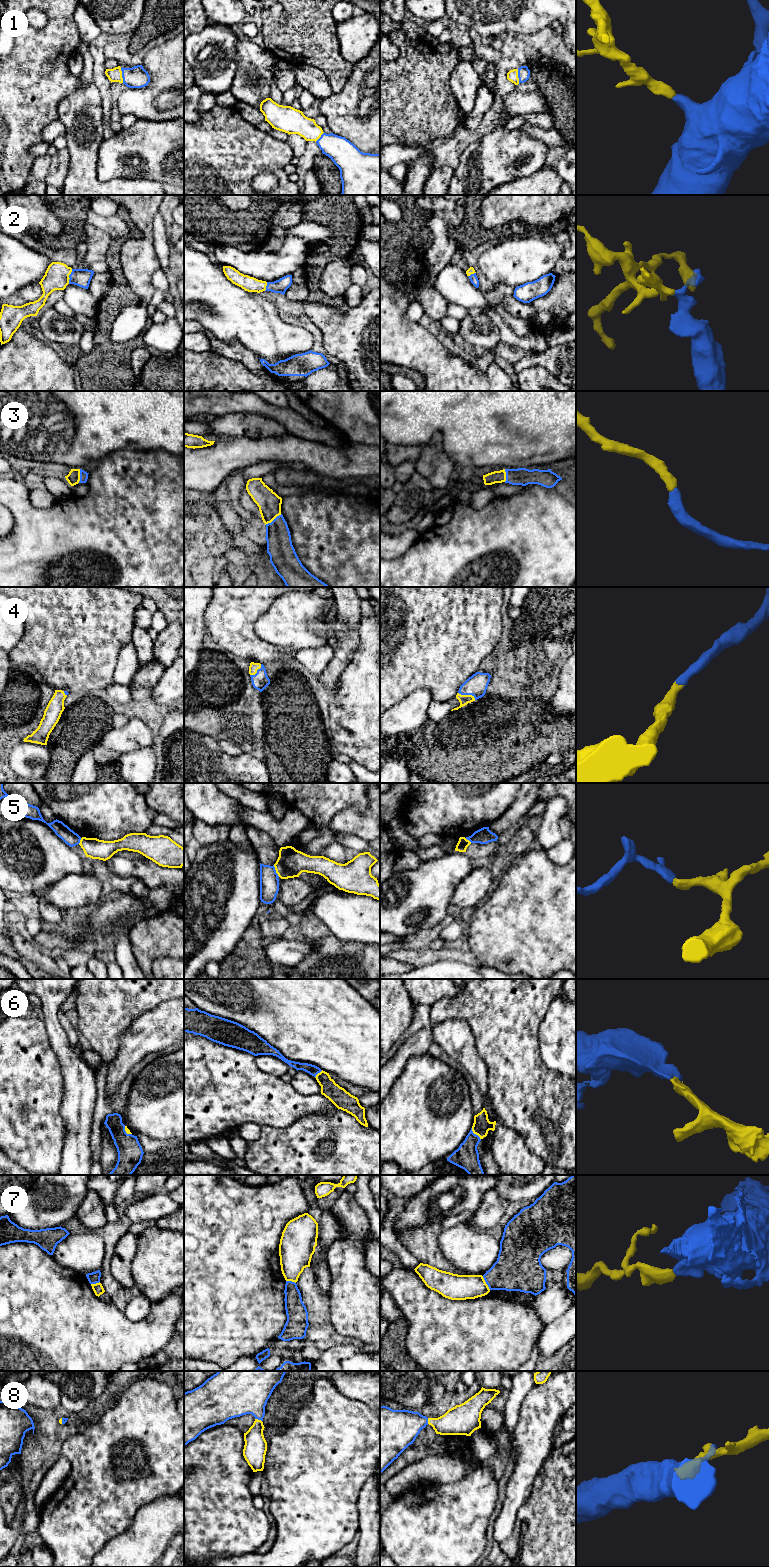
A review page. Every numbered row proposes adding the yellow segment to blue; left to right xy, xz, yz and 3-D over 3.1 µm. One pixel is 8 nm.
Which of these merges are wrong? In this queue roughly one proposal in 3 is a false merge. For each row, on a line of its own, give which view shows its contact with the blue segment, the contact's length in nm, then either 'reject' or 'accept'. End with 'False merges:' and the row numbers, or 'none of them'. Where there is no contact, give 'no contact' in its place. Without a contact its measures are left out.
1: xy | 120 nm | accept
2: xy | 120 nm | accept
3: xz | 160 nm | accept
4: yz | 160 nm | accept
5: xz | 110 nm | reject
6: yz | 120 nm | accept
7: yz | 130 nm | reject
8: xz | 60 nm | accept
False merges: 5, 7

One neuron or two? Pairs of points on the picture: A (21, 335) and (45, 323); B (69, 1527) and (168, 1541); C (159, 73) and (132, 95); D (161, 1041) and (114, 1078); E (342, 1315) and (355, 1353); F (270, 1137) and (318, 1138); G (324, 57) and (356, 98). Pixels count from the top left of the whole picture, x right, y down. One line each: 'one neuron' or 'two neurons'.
A: two neurons
B: two neurons
C: one neuron
D: one neuron
E: two neurons
F: one neuron
G: two neurons

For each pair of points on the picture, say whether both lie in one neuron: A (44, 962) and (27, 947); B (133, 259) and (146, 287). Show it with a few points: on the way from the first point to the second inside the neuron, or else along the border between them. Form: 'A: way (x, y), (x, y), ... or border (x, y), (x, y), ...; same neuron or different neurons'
A: way (40, 959), (31, 951); same neuron
B: way (138, 266), (140, 280); same neuron

